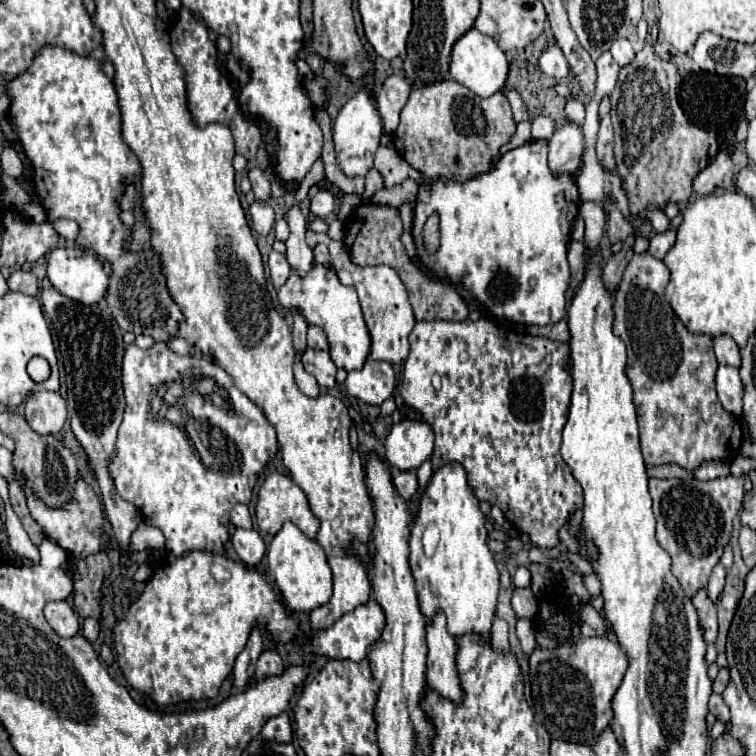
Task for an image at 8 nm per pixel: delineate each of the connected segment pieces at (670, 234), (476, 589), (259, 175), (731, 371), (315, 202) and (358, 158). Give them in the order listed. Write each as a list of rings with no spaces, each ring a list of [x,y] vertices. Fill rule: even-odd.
[[[666,231],[662,235],[654,235],[650,239],[650,247],[646,253],[656,259],[662,259],[666,255],[666,251],[674,245],[674,241],[676,241],[676,231]]]
[[[446,463],[440,469],[434,471],[430,477],[426,489],[420,495],[418,513],[414,517],[412,529],[410,529],[410,567],[412,575],[416,579],[420,609],[426,619],[432,619],[436,611],[444,611],[448,617],[448,631],[452,637],[462,637],[464,633],[480,633],[484,637],[490,635],[490,625],[496,613],[496,599],[498,599],[498,587],[500,587],[500,575],[494,563],[494,557],[488,549],[488,535],[486,535],[486,517],[480,511],[480,503],[476,499],[474,487],[468,483],[468,473],[460,463]],[[434,521],[440,529],[440,543],[436,547],[436,553],[432,557],[424,555],[422,549],[422,531],[426,523]]]
[[[250,169],[248,179],[252,183],[252,191],[254,191],[256,199],[268,201],[268,197],[270,197],[270,181],[266,179],[266,175],[260,169]]]
[[[718,365],[716,371],[716,391],[722,407],[740,417],[742,415],[742,381],[736,367]]]
[[[320,189],[310,201],[310,211],[314,215],[318,215],[318,217],[330,215],[334,211],[334,195],[330,191],[326,191],[326,189]]]
[[[362,87],[338,113],[334,121],[334,147],[338,155],[340,169],[348,177],[366,175],[374,163],[374,153],[380,145],[380,137],[384,133],[384,123],[378,113],[378,105],[372,99],[372,93],[368,87]]]

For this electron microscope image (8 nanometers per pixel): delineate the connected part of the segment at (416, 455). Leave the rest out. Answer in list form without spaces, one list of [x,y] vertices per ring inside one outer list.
[[[400,421],[392,427],[386,443],[386,461],[398,471],[418,469],[434,447],[434,435],[424,421]]]

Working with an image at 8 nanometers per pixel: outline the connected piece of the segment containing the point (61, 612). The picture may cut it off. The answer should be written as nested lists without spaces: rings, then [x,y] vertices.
[[[52,601],[44,607],[44,617],[50,623],[50,627],[60,637],[74,637],[78,633],[78,615],[66,601]]]

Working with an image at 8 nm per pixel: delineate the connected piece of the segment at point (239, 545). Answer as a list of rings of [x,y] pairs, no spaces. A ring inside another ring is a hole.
[[[236,529],[232,535],[232,545],[246,565],[258,565],[266,549],[260,533],[254,529]]]

